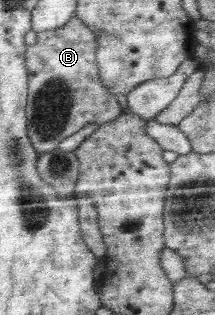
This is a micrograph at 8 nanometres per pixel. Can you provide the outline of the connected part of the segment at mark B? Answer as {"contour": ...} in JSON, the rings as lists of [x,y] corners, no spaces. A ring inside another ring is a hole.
{"contour":[[[78,16],[72,17],[67,25],[55,30],[40,32],[36,42],[27,45],[27,75],[30,87],[27,91],[26,117],[28,120],[27,135],[32,145],[40,155],[60,148],[66,137],[74,135],[88,125],[102,126],[116,121],[124,113],[116,100],[116,95],[110,88],[104,86],[98,71],[97,54],[99,49],[98,37],[92,28],[88,27]]]}

